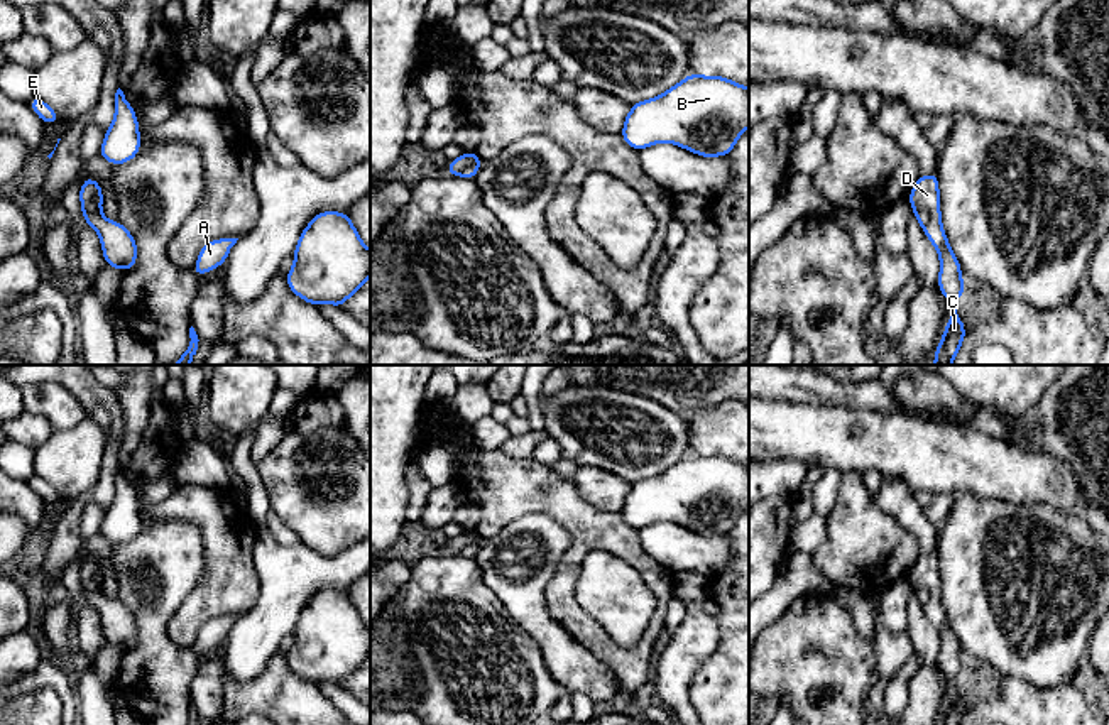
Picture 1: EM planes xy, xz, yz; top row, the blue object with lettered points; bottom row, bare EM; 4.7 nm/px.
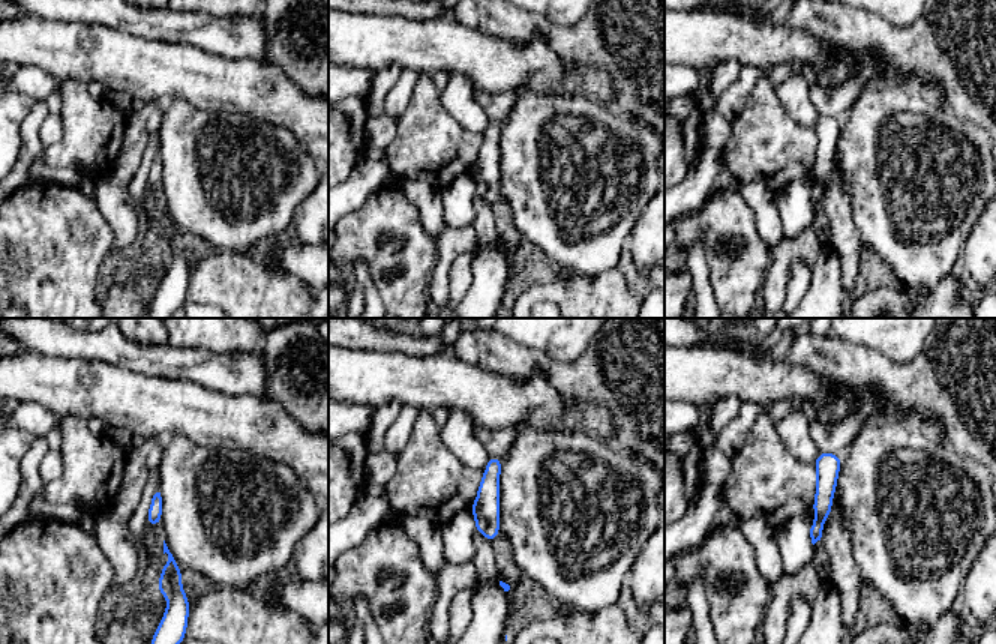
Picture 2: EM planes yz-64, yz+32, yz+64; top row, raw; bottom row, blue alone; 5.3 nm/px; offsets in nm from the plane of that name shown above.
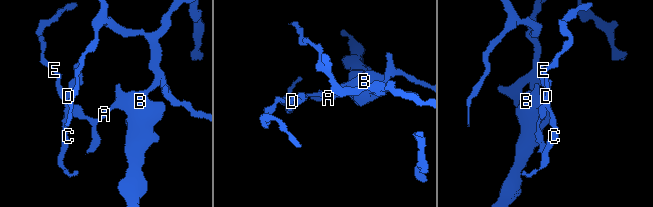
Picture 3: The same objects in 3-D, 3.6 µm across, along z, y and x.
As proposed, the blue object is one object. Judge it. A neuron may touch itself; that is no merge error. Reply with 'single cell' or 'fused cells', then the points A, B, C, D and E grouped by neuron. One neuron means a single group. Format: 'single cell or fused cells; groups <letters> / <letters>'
fused cells; groups A B E / C D

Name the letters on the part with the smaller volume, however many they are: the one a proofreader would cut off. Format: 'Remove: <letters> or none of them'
Remove: C, D

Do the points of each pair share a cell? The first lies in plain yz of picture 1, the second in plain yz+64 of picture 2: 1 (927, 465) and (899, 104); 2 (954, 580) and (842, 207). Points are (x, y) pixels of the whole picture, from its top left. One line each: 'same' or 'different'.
1: different
2: different

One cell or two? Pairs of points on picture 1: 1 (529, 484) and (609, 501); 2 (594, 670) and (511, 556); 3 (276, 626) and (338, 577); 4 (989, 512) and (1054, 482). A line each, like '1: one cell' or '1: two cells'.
1: two cells
2: one cell
3: one cell
4: two cells

